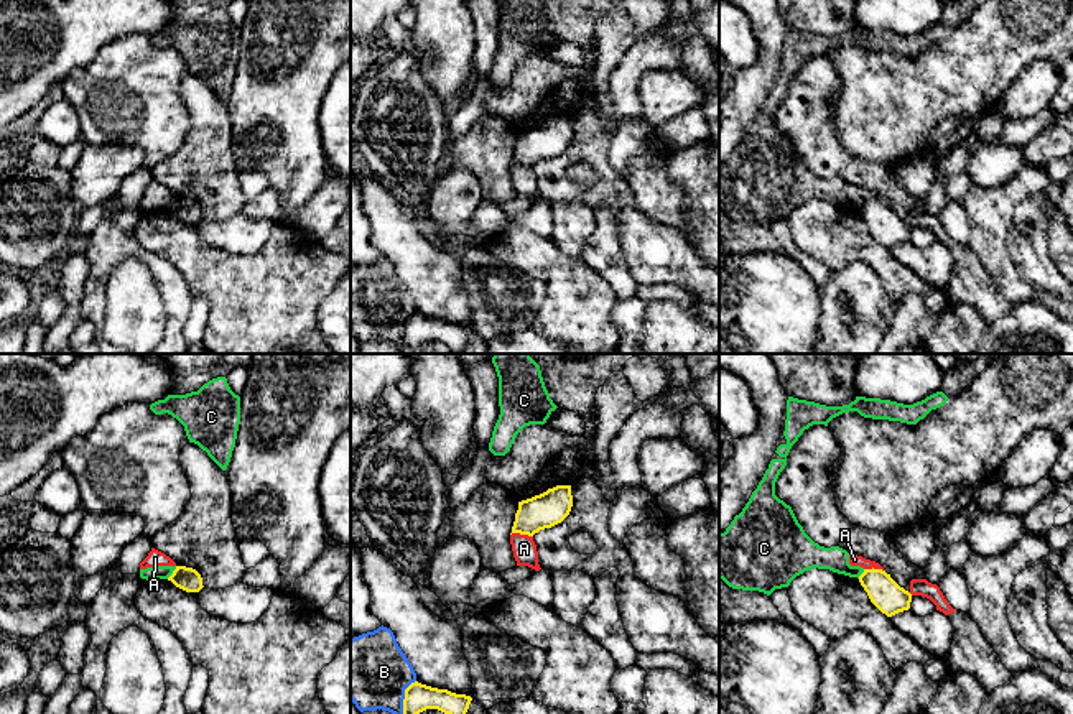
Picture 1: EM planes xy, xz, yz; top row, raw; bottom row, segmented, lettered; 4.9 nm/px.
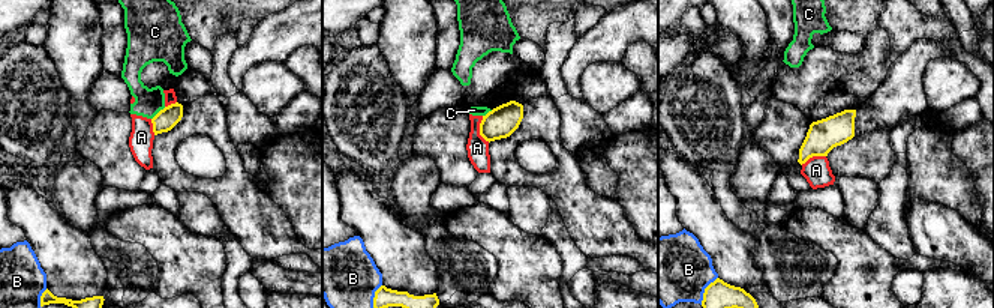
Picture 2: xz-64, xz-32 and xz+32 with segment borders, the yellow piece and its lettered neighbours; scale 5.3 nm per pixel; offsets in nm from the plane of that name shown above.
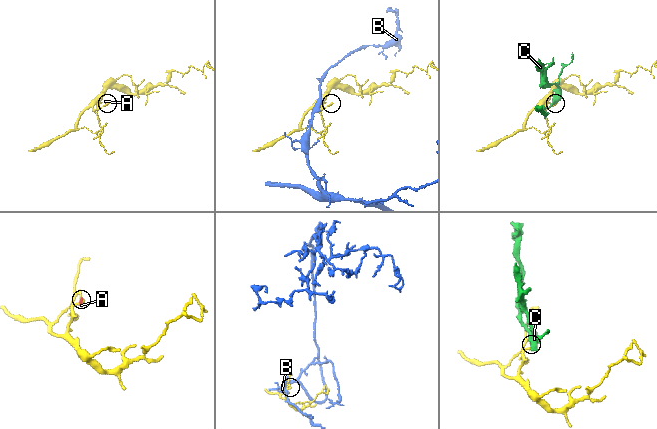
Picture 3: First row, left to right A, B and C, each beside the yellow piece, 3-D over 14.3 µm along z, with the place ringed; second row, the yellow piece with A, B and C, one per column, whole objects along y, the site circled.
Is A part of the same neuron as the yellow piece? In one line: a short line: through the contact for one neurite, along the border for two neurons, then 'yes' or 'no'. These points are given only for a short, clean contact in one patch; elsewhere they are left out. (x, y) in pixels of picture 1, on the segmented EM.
line xz (510, 533), (527, 533), (532, 537); no

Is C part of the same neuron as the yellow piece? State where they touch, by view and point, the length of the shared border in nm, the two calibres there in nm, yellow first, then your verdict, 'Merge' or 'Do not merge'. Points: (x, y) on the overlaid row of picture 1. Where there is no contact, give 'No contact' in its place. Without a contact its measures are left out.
Touches yellow at xy (173, 573). Shared border 80 nm. Thickness 120 nm (yellow) against 60 nm. Do not merge

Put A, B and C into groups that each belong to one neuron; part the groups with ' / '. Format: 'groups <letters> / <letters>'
groups A C / B

